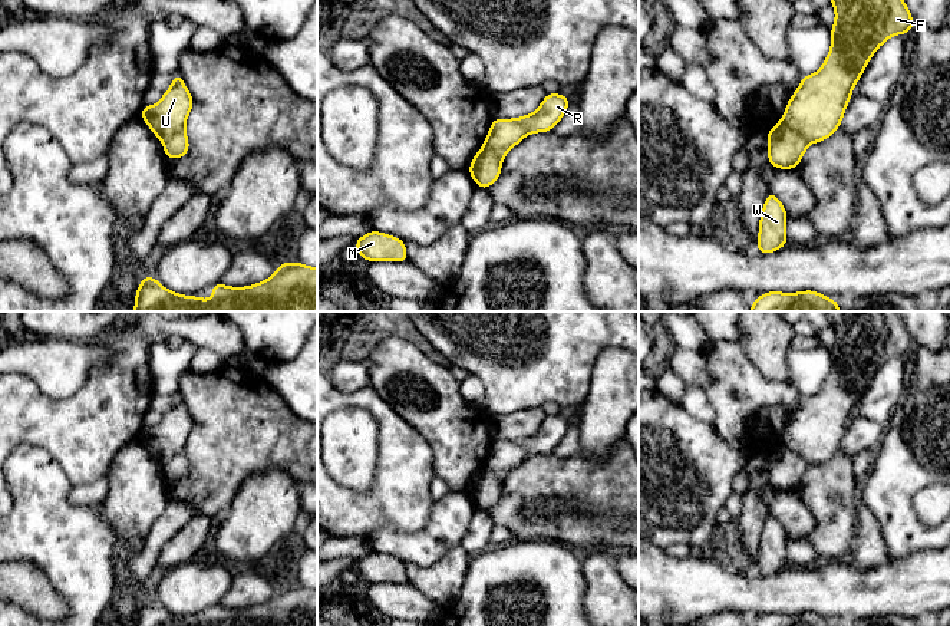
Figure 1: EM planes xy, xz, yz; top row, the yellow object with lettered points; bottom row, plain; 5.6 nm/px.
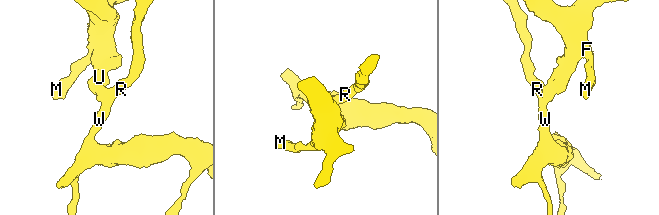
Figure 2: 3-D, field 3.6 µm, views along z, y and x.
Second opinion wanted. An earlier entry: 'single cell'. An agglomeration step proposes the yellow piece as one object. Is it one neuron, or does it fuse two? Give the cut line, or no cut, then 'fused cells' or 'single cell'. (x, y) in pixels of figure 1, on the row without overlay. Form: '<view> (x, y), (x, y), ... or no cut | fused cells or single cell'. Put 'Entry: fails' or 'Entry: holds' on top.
Entry: fails
yz (781, 441), (808, 465) | fused cells

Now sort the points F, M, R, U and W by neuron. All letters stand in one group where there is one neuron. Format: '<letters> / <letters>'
F M U / R W

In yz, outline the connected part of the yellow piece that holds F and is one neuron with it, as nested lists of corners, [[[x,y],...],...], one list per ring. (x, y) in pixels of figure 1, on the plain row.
[[[827,312],[835,332],[831,372],[814,396],[801,398],[801,406],[786,424],[782,442],[808,465],[825,462],[841,448],[854,408],[870,380],[891,358],[916,350],[911,335],[897,312]]]

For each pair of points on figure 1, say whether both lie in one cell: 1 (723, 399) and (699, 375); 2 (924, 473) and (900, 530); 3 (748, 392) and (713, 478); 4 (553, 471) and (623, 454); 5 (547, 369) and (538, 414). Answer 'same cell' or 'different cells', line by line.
1: different cells
2: same cell
3: different cells
4: same cell
5: different cells

